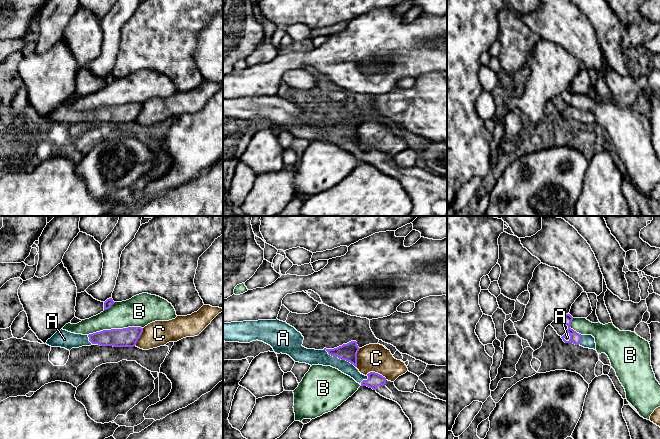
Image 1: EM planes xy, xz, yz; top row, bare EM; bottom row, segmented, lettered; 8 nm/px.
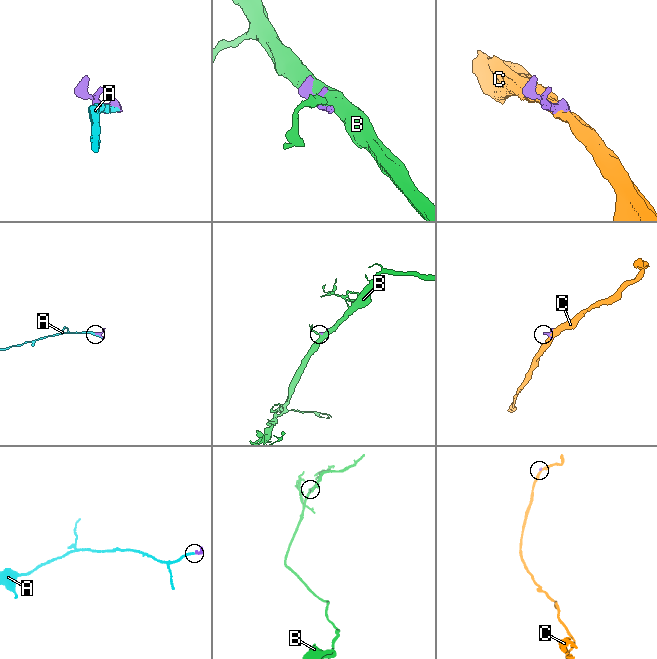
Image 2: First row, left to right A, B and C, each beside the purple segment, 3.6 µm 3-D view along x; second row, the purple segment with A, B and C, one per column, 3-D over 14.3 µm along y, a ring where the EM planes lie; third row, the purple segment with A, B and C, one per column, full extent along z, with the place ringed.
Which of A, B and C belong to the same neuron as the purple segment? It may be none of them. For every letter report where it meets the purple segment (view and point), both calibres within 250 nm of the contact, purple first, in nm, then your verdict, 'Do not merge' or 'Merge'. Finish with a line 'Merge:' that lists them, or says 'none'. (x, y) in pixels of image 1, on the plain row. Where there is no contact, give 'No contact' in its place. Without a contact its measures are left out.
A: Touches purple at xz (340, 134). Thickness 140 nm (purple) against 130 nm. Merge
B: Touches purple at xy (115, 105). Thickness 160 nm (purple) against 260 nm. Do not merge
C: Touches purple at xz (376, 149). Thickness 120 nm (purple) against 220 nm. Do not merge
Merge: A

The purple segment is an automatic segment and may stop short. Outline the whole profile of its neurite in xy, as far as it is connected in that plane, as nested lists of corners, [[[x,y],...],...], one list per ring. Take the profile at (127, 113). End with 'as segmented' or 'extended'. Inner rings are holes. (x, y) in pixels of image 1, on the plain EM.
[[[141,103],[103,106],[89,111],[75,110],[59,106],[46,120],[51,123],[61,123],[67,126],[82,122],[100,121],[113,123],[134,123],[143,108]]]; extended

